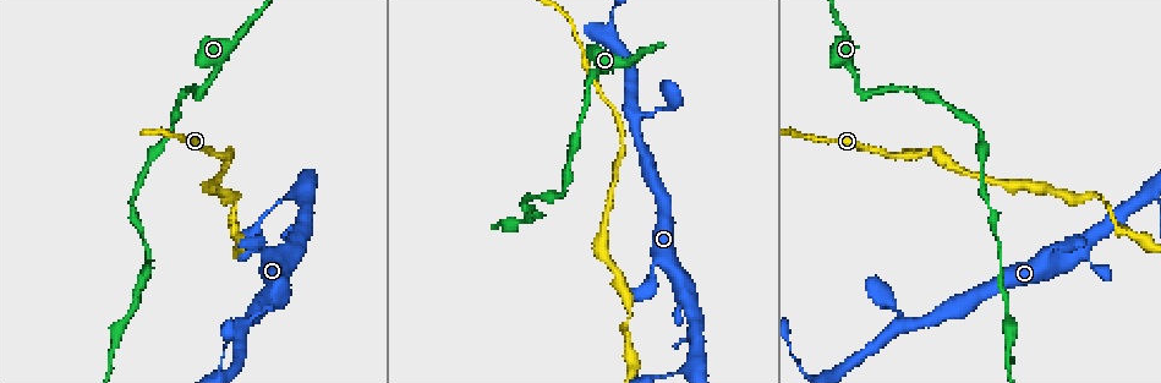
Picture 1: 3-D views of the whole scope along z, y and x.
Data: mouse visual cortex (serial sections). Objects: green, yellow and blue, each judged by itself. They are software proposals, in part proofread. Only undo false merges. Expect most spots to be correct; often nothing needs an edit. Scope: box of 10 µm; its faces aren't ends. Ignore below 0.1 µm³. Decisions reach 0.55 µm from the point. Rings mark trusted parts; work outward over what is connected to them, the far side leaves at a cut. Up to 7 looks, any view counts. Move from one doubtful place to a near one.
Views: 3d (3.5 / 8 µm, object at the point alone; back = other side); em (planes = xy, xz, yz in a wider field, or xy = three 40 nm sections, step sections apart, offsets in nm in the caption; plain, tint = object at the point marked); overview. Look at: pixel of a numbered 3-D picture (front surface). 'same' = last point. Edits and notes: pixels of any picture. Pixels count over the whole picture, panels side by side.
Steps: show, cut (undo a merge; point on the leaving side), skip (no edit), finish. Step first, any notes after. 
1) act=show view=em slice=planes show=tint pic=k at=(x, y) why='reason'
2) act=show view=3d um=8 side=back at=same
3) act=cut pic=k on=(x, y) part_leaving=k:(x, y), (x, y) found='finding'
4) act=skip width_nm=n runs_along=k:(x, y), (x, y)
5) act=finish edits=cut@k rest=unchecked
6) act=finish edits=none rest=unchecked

act=show view=3d um=3.5 pic=1 at=(590, 78) why='abrupt turn'

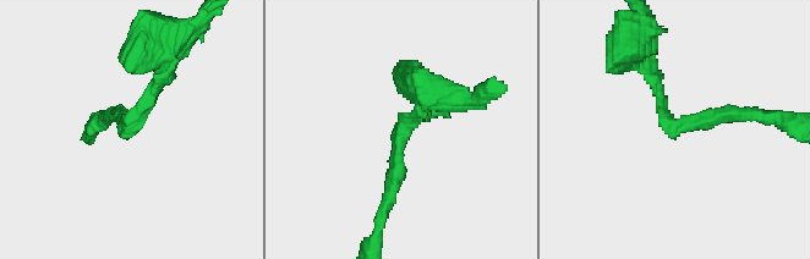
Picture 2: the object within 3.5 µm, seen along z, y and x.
act=show view=em slice=xy step=2 show=tint pic=2 at=(672, 125)

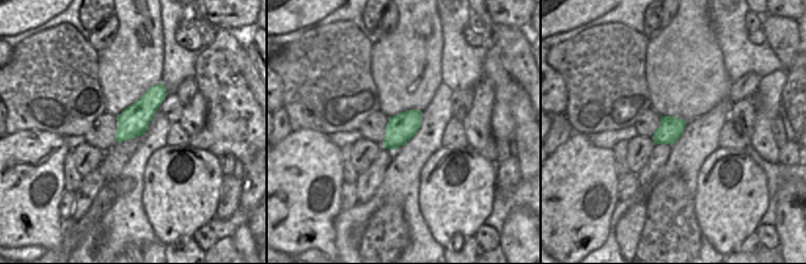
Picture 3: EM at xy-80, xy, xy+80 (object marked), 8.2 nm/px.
act=skip runs_along=2:(641, 60), (672, 125), (748, 113) found='one cell here'

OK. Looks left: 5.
act=show view=3d um=3.5 side=back pic=1 at=(272, 310) why='thin neck'

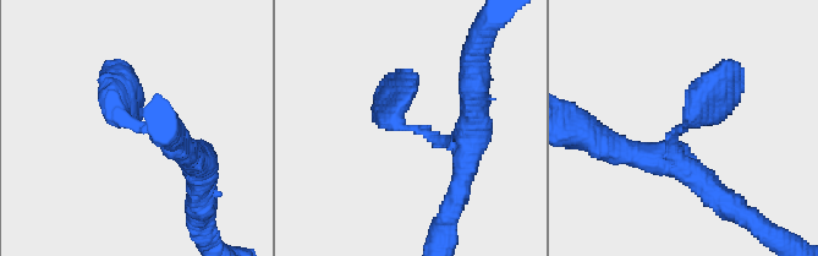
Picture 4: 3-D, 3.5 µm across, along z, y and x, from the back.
act=show view=em slice=xy step=5 show=tint pic=4 at=(681, 125)

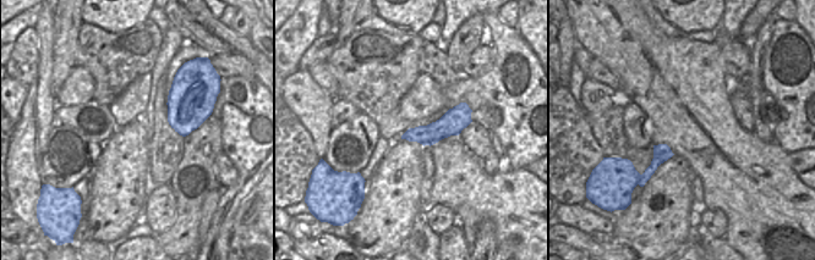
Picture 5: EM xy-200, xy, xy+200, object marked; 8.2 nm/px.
act=skip runs_along=5:(468, 111), (430, 134), (406, 136) found='one cell here'

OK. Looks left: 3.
act=show view=3d um=3.5 pic=1 at=(150, 265)

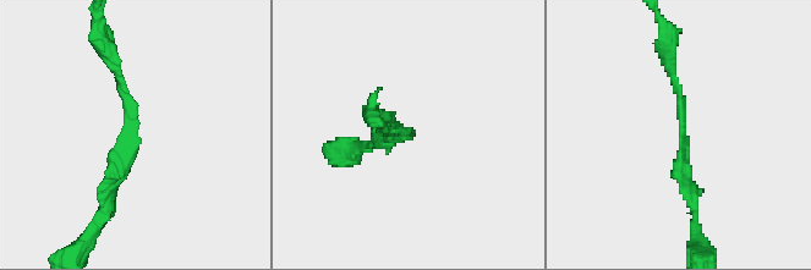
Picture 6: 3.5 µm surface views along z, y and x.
act=show view=em slice=xy step=1 show=tint pic=6 at=(403, 131)

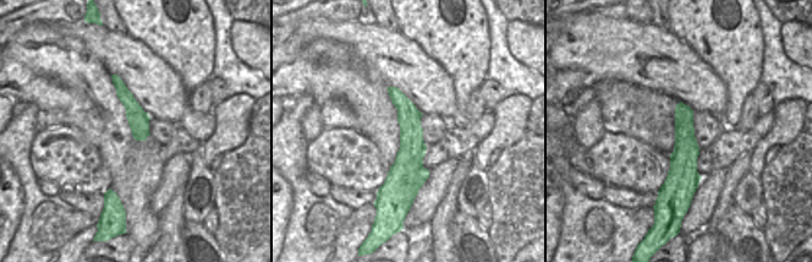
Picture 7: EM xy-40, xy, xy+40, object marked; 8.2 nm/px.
act=skip arm_widths_nm=150,150 runs_along=6:(668, 59), (694, 205) found='one cell here'

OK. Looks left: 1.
act=finish edits=none rest=unchecked

